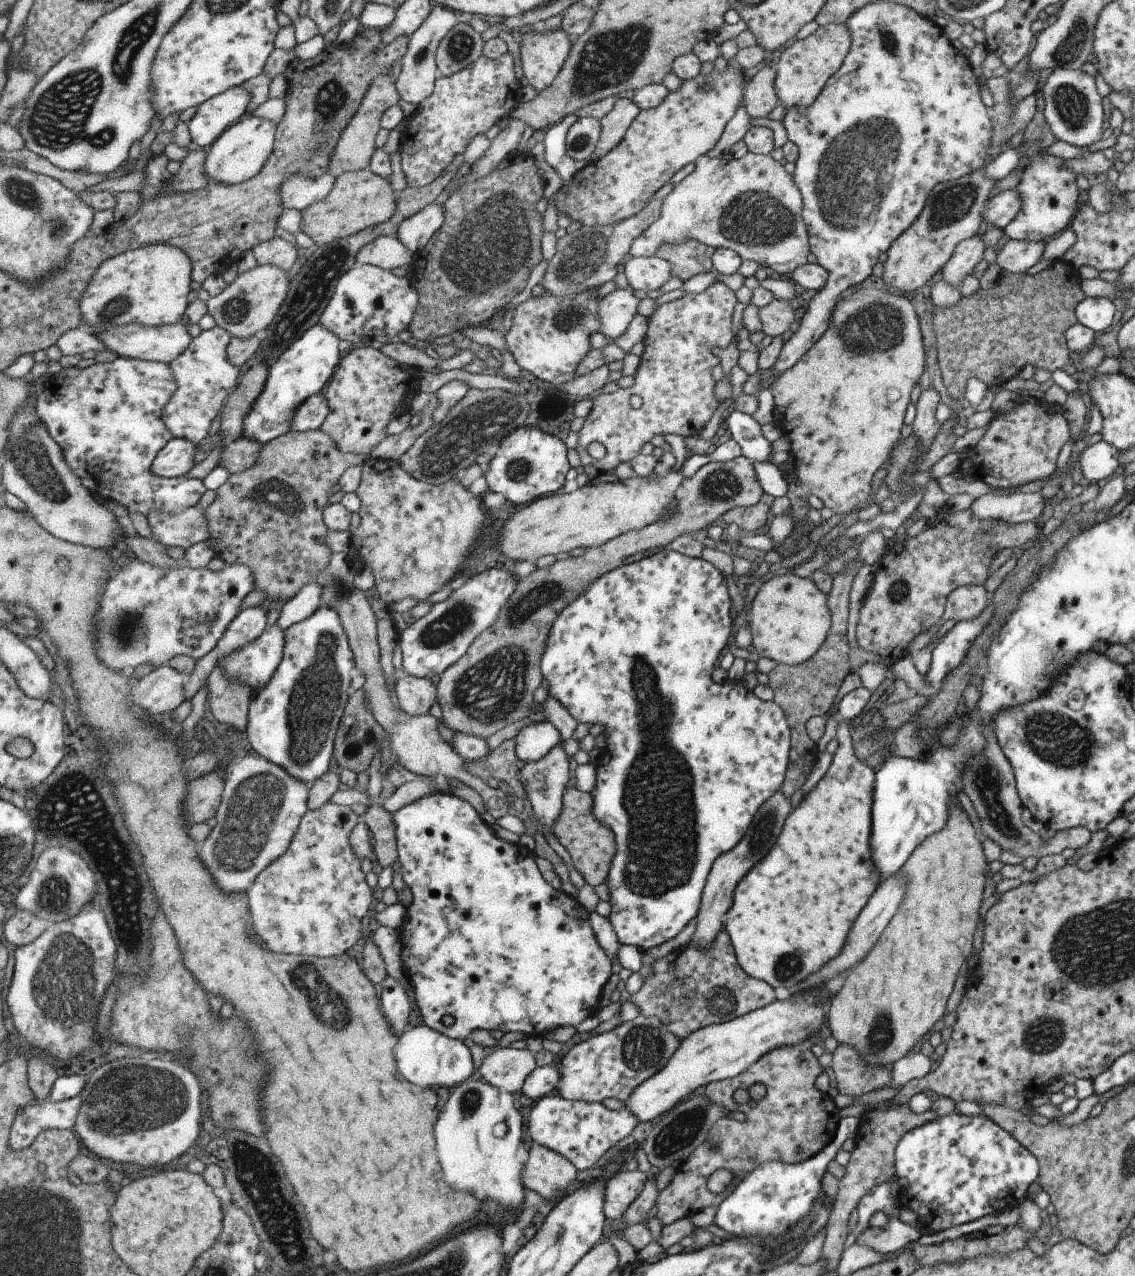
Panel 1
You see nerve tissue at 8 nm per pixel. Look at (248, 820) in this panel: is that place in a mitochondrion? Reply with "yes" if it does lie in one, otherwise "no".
yes

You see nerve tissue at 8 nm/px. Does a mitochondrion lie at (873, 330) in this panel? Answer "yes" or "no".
yes

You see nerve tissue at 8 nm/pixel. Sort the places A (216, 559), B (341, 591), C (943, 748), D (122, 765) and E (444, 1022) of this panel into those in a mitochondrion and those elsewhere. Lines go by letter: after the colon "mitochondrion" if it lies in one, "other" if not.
A: other
B: mitochondrion
C: other
D: other
E: other

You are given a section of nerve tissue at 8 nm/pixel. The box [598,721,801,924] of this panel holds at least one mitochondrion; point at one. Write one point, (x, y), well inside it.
(764, 829)

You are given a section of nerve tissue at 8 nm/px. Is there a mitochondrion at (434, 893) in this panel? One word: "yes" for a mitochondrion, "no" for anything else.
no

